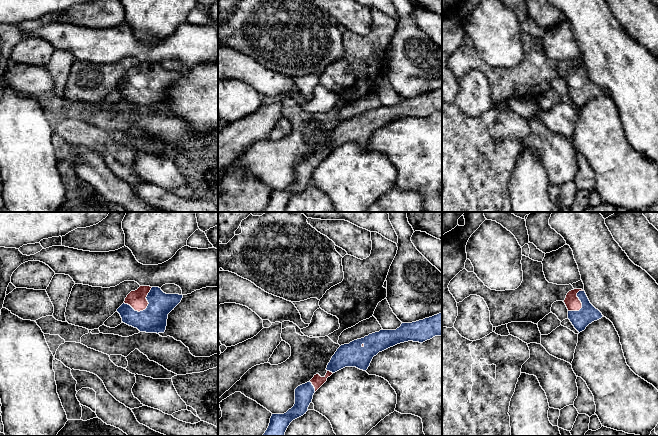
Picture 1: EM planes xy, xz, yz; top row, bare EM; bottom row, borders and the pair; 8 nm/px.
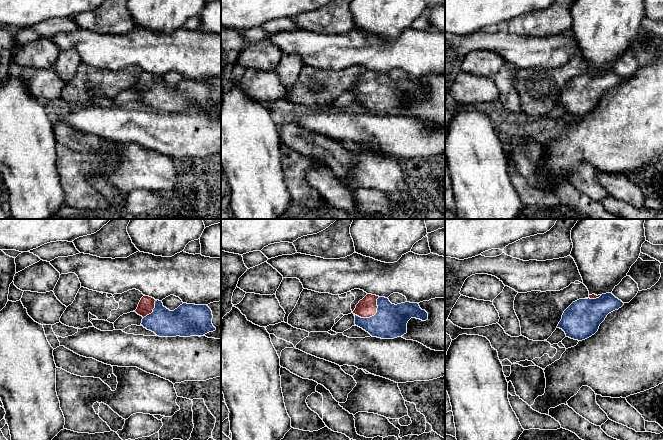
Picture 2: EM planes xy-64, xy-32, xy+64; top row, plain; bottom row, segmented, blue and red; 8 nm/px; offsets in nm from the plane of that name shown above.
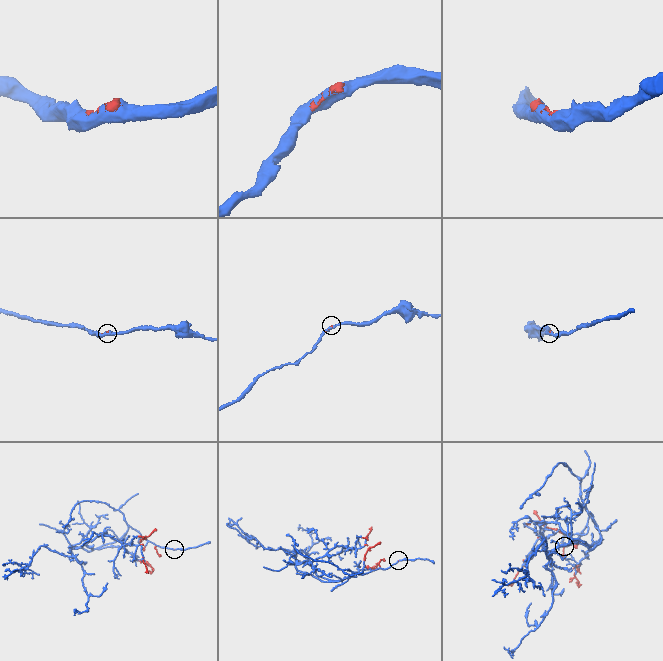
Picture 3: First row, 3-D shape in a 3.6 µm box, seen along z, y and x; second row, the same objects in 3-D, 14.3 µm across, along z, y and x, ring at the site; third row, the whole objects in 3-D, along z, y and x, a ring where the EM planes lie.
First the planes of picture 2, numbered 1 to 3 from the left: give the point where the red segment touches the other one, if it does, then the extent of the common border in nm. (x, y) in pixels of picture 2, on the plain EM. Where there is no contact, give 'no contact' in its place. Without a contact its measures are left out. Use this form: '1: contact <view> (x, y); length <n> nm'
1: contact xy-64 (153, 86); length 190 nm
2: contact xy-32 (372, 92); length 240 nm
3: contact xy+64 (593, 75); length 140 nm

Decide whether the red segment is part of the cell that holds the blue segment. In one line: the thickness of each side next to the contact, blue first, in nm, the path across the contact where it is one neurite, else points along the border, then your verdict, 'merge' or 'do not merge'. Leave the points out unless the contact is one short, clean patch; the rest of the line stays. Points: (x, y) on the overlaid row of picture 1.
calibres 220 and 150 nm; merge

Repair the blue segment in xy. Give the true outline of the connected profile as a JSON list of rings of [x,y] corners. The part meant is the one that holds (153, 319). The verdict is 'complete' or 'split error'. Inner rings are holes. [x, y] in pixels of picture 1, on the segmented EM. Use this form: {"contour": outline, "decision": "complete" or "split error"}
{"contour": [[[140,286],[127,295],[117,312],[123,323],[140,332],[164,333],[168,314],[182,298],[183,295],[166,294],[159,287]]], "decision": "split error"}

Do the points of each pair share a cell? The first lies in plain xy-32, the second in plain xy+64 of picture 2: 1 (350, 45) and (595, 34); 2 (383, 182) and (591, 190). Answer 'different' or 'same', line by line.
1: different
2: different

